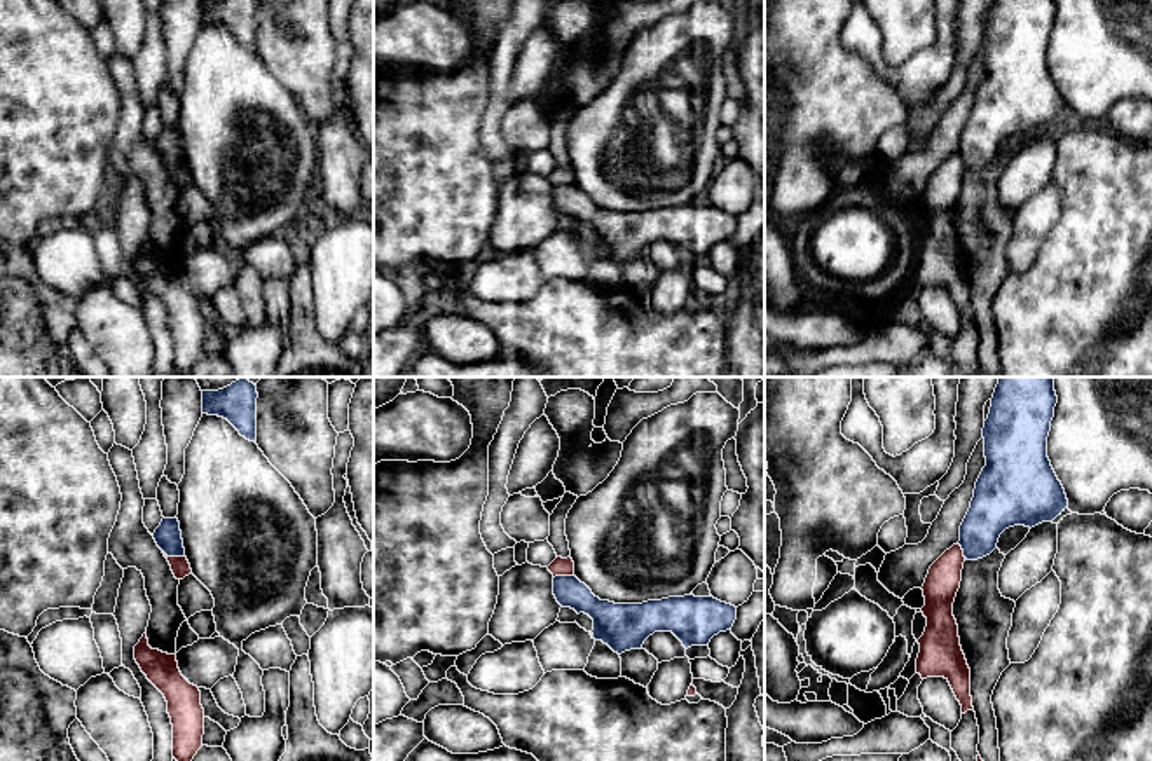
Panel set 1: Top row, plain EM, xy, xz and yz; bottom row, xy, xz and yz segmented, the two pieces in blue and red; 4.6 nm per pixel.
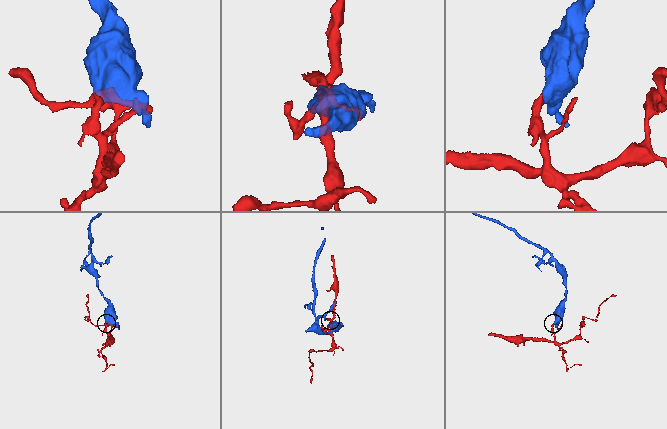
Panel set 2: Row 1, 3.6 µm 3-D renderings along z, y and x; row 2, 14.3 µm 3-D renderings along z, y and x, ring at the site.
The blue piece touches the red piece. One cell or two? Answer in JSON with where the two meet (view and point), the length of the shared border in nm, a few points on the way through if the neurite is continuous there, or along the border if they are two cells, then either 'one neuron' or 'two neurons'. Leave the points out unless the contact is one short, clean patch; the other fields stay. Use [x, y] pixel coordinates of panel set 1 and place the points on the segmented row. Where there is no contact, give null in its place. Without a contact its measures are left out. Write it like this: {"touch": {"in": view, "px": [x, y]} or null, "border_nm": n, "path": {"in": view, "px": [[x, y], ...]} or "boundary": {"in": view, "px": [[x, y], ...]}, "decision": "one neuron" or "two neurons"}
{"touch": {"in": "xy", "px": [173, 555]}, "border_nm": 110, "boundary": {"in": "xy", "px": [[163, 550], [168, 555], [184, 557]]}, "decision": "two neurons"}

